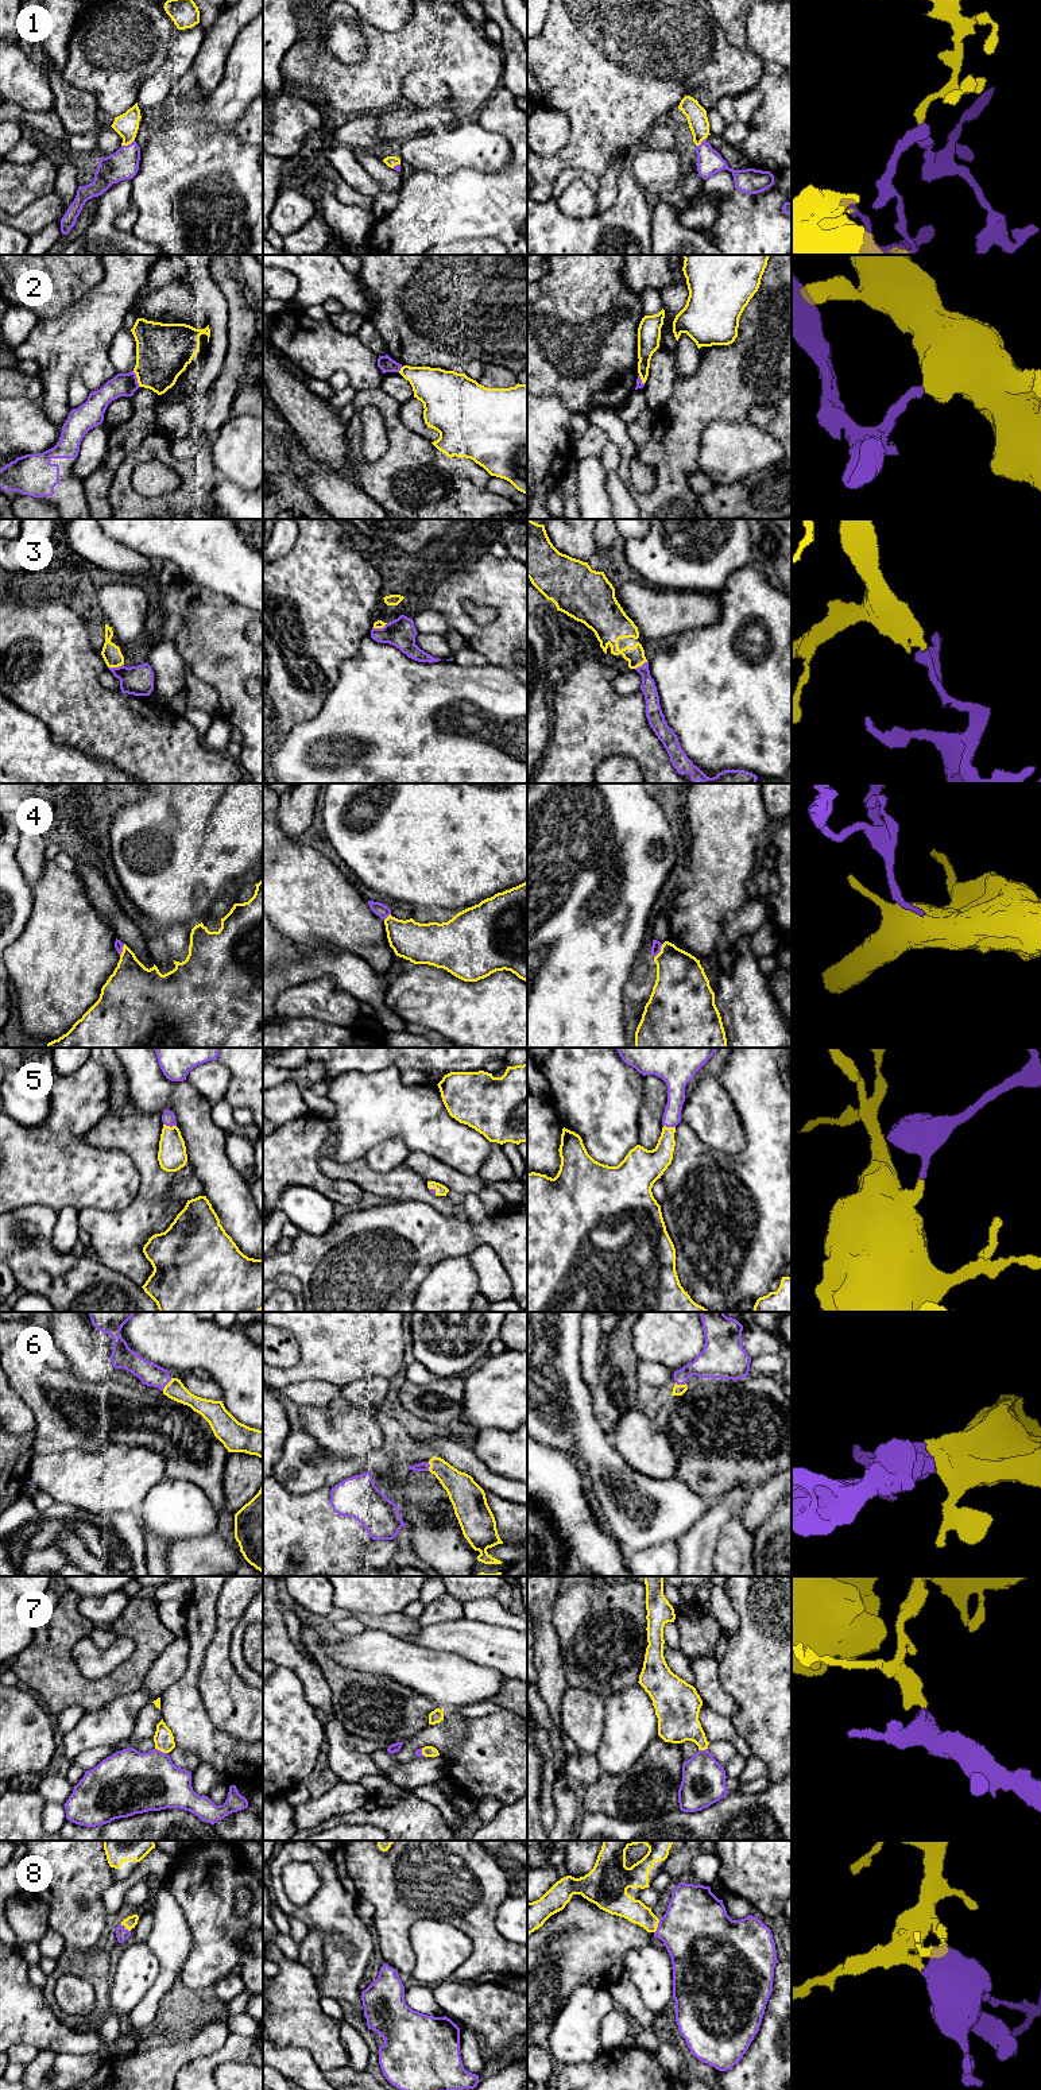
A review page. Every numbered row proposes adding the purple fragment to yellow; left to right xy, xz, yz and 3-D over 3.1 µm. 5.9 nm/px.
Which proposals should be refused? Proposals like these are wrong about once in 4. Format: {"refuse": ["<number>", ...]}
{"refuse": ["2"]}

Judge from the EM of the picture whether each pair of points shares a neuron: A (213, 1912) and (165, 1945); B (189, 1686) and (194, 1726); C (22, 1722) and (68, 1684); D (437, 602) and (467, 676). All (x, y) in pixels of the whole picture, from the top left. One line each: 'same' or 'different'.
A: different
B: same
C: different
D: different

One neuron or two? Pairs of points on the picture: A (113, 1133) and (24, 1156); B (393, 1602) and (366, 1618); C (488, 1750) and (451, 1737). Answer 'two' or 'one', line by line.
A: two
B: two
C: two

